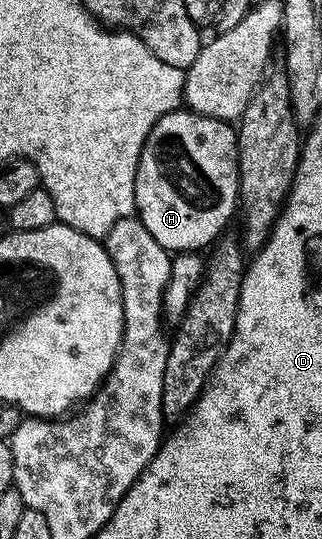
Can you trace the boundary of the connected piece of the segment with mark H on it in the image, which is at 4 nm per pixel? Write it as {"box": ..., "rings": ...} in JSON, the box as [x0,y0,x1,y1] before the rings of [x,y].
{"box":[133,109,239,253],"rings":[[[188,109],[168,111],[159,117],[141,150],[133,196],[136,218],[164,251],[201,253],[216,244],[233,210],[236,212],[239,207],[234,124]]]}

